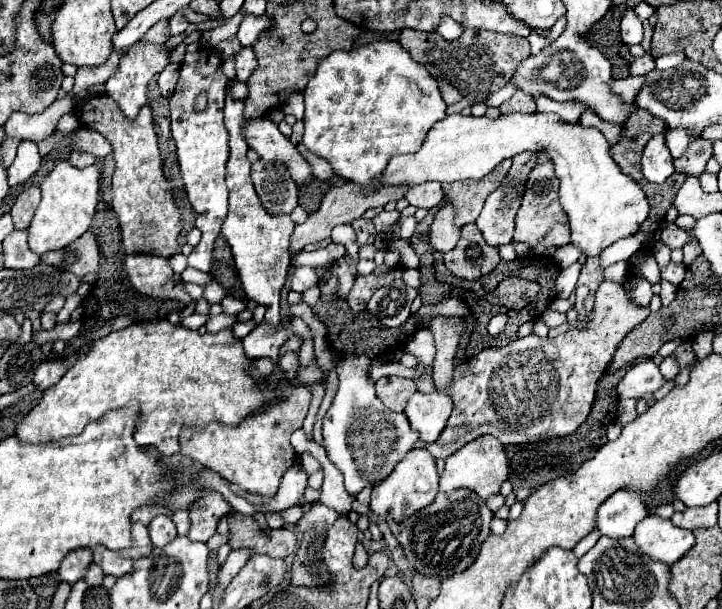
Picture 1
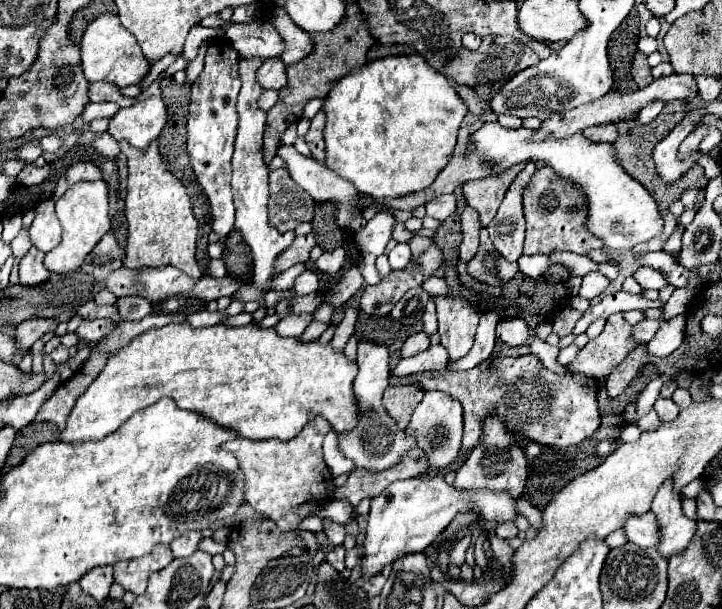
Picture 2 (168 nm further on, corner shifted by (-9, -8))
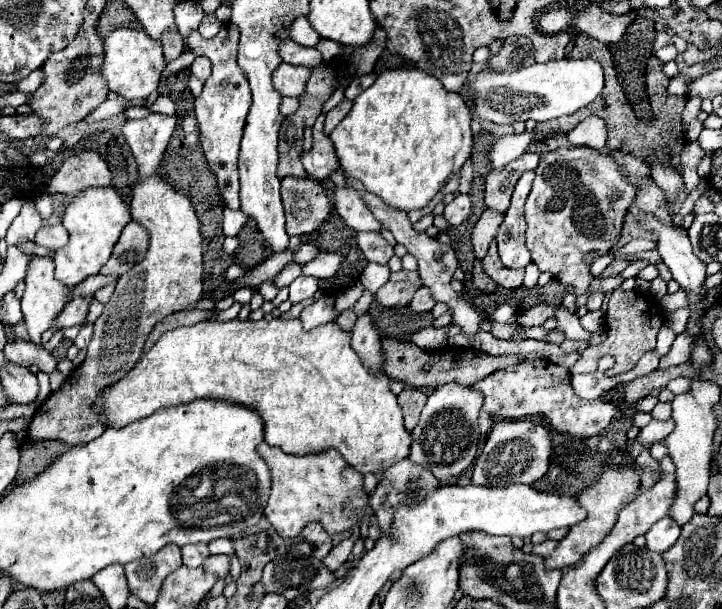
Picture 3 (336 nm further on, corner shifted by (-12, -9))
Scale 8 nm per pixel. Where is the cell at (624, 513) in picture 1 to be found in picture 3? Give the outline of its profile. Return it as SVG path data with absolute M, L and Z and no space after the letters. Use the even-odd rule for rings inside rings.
M664 518L660 522L656 522L648 534L646 534L646 546L654 552L666 552L680 536L680 526L672 520L672 518Z

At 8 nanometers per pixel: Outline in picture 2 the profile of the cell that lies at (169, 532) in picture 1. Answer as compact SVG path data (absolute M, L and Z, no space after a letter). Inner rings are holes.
M187 531L185 535L179 535L177 539L171 541L171 551L175 557L187 557L197 549L199 541L201 541L201 533Z

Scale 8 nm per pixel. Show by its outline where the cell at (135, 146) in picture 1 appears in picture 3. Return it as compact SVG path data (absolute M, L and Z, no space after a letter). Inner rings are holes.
M156 174L142 180L132 192L132 218L150 234L148 256L130 272L118 278L116 290L104 312L94 322L94 336L88 346L86 360L68 376L58 392L36 410L28 436L32 440L60 440L70 446L88 444L102 436L104 416L96 408L96 398L122 380L132 366L136 366L150 330L164 320L164 316L196 304L202 294L202 236L200 222L190 200L172 190L166 180Z

